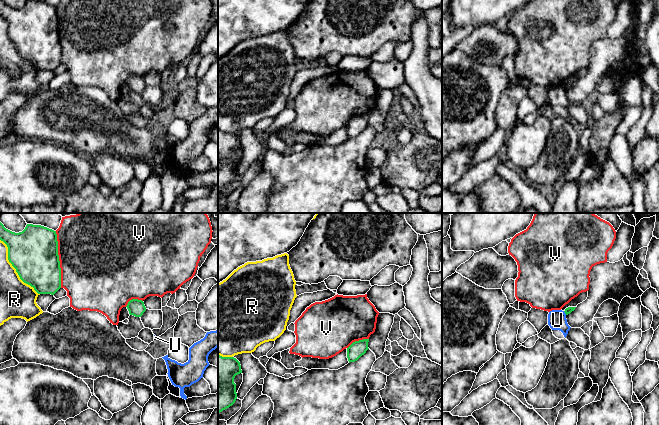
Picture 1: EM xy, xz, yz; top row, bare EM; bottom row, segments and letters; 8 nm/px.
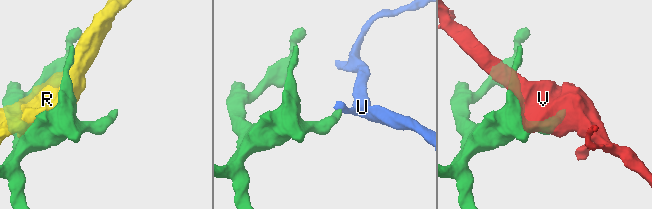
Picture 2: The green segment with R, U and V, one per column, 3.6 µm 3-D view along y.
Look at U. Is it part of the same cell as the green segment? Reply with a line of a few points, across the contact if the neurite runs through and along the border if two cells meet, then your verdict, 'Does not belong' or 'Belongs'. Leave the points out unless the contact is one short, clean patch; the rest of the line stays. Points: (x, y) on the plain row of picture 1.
Line: yz (563, 87), (566, 90). Does not belong

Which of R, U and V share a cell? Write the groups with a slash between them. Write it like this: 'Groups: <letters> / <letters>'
Groups: R / U / V

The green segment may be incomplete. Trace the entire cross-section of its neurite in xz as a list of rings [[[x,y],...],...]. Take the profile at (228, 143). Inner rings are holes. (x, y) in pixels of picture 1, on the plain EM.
[[[218,131],[218,189],[235,179],[237,169],[234,154],[240,149],[241,141],[236,134]]]

